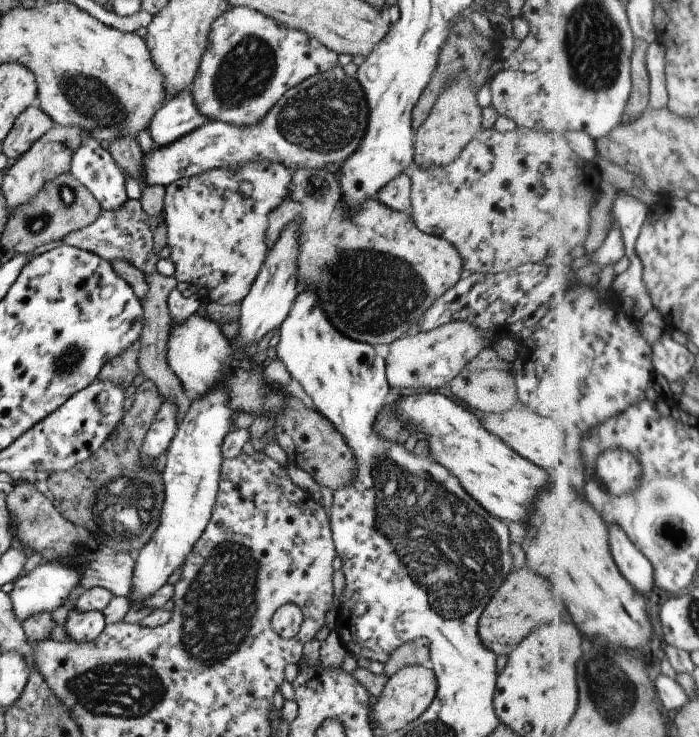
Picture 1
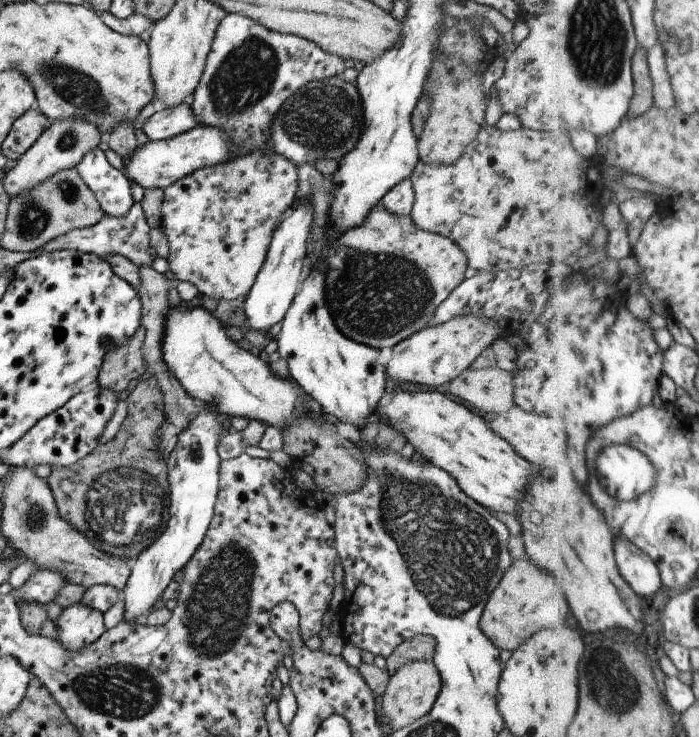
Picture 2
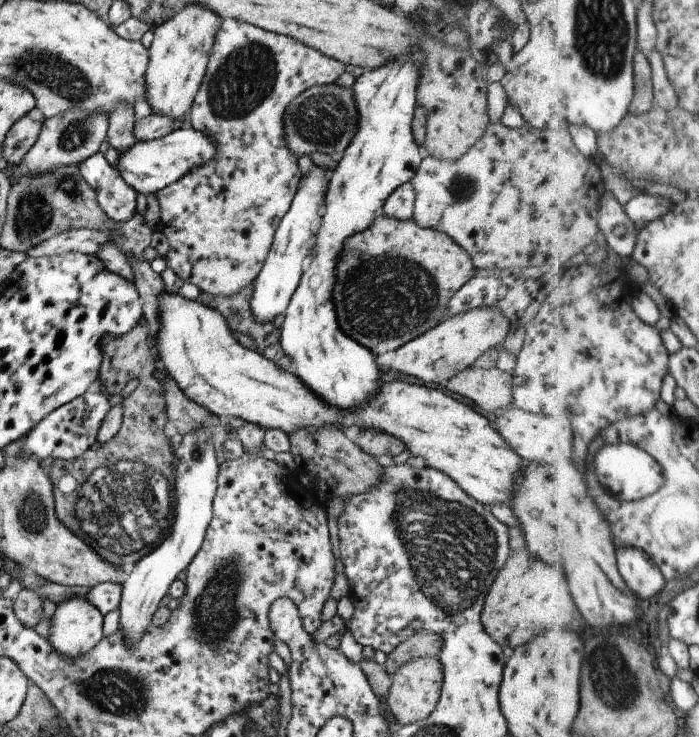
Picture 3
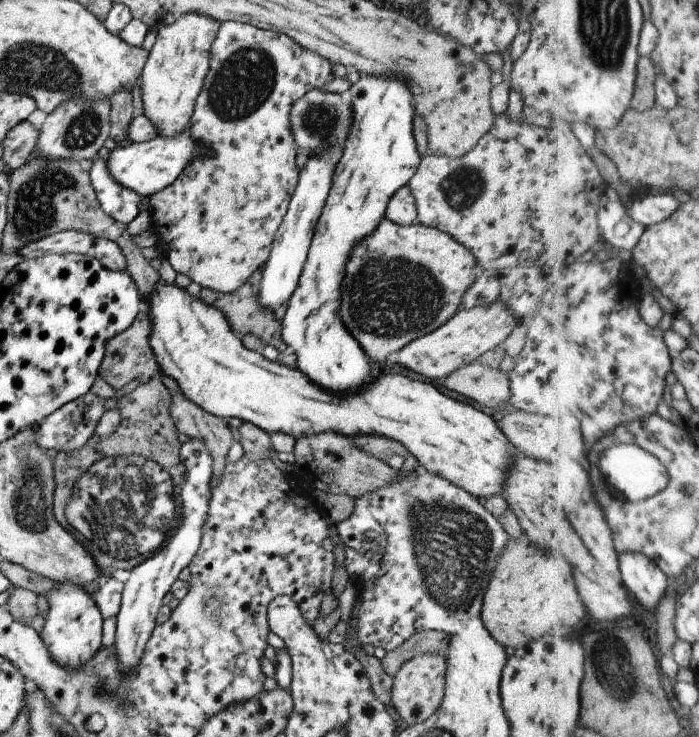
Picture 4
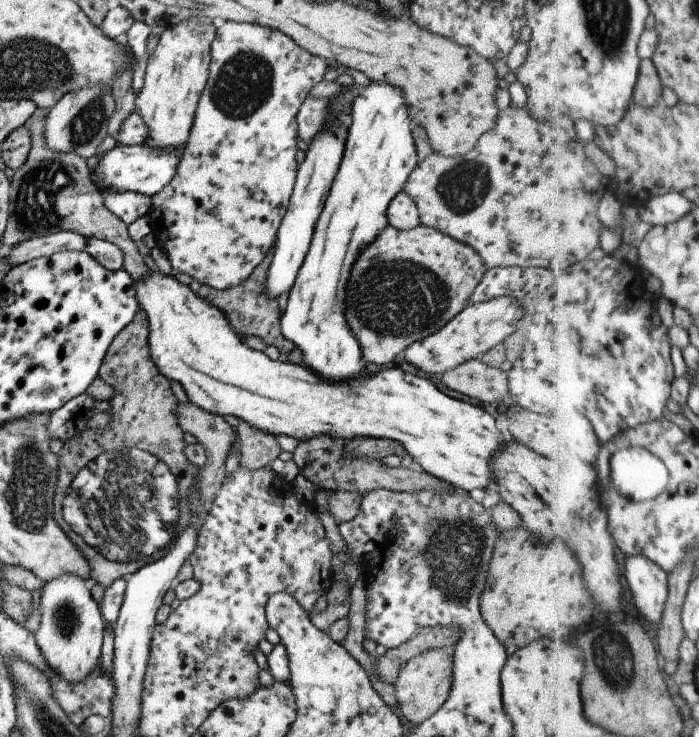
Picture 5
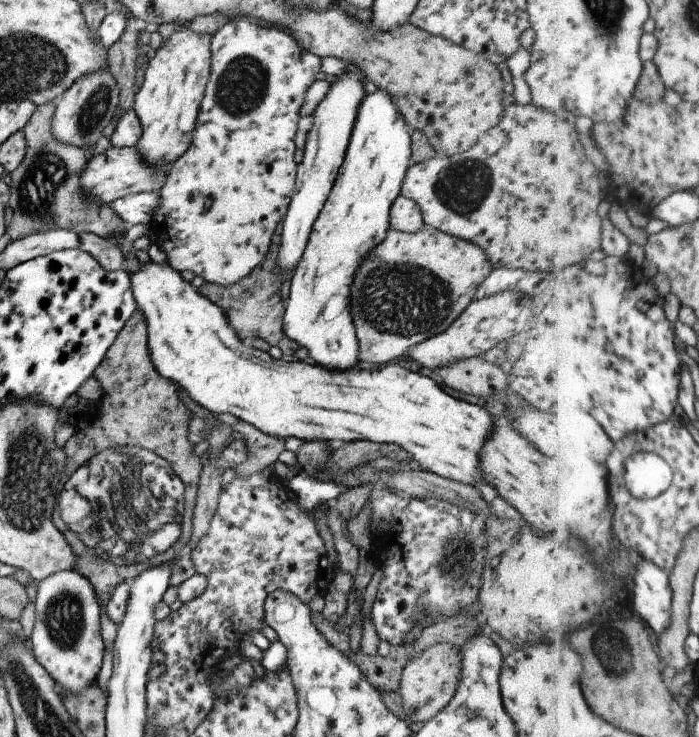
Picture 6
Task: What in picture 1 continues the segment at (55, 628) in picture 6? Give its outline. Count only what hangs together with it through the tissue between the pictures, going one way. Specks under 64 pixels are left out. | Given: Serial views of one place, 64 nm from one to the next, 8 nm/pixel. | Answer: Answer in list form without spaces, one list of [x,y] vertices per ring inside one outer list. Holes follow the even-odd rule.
[[[73,608],[69,611],[70,614],[64,623],[68,641],[93,641],[106,628],[102,611],[78,612]]]

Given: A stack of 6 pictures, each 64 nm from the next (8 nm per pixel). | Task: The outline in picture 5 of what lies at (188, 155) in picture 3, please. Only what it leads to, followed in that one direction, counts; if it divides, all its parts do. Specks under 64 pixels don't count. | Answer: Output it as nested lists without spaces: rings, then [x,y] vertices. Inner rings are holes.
[[[144,143],[136,146],[116,144],[114,148],[91,162],[90,178],[98,190],[108,188],[108,192],[135,192],[153,197],[172,182],[182,156],[181,152],[181,148],[162,150]]]

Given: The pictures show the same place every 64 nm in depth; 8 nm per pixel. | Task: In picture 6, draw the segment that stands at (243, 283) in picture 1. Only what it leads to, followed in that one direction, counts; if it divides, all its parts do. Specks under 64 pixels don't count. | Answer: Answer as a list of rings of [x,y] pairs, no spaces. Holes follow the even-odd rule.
[[[244,20],[228,22],[214,34],[211,38],[211,73],[210,80],[206,85],[204,96],[200,103],[200,112],[196,120],[196,130],[194,138],[190,143],[190,148],[172,164],[168,172],[168,178],[164,186],[160,189],[160,200],[158,208],[149,222],[150,234],[155,237],[156,243],[161,250],[166,253],[166,261],[179,273],[194,272],[195,276],[200,276],[206,283],[214,283],[221,287],[230,286],[241,281],[245,276],[250,276],[258,265],[264,262],[268,252],[270,252],[271,240],[276,226],[280,224],[286,216],[292,193],[295,187],[295,176],[297,164],[294,161],[294,136],[298,130],[298,120],[300,120],[300,108],[304,104],[306,90],[316,80],[316,74],[320,71],[320,57],[308,51],[302,50],[301,45],[291,36],[278,30],[278,28],[259,26]]]

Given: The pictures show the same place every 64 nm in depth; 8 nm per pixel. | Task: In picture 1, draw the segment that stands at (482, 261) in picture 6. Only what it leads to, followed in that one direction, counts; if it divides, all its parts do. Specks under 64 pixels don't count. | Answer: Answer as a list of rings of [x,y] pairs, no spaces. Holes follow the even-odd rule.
[[[299,168],[296,172],[293,172],[293,185],[290,186],[290,194],[284,198],[284,202],[274,208],[270,212],[270,218],[268,218],[268,232],[266,232],[266,243],[268,247],[272,247],[272,244],[280,238],[282,230],[290,224],[290,222],[296,222],[300,220],[300,238],[298,238],[298,244],[300,244],[300,254],[298,254],[298,272],[296,273],[296,280],[298,280],[299,289],[304,290],[306,286],[314,286],[316,294],[318,294],[318,300],[320,304],[324,306],[324,314],[328,316],[330,322],[337,328],[340,333],[352,340],[357,340],[363,343],[371,344],[372,346],[377,344],[392,344],[395,340],[400,337],[411,334],[413,331],[418,329],[418,322],[422,318],[422,314],[426,310],[430,310],[432,302],[446,294],[454,284],[458,284],[462,277],[467,273],[462,268],[462,258],[458,254],[458,250],[450,244],[445,238],[432,233],[425,233],[420,230],[416,224],[414,224],[413,218],[408,212],[398,212],[397,210],[390,210],[389,206],[384,206],[381,202],[378,202],[375,198],[372,200],[366,200],[362,202],[362,206],[354,212],[354,216],[348,216],[348,210],[345,209],[344,200],[342,200],[342,192],[340,192],[340,182],[338,182],[338,177],[334,173],[328,172],[328,170],[314,170],[308,168]]]

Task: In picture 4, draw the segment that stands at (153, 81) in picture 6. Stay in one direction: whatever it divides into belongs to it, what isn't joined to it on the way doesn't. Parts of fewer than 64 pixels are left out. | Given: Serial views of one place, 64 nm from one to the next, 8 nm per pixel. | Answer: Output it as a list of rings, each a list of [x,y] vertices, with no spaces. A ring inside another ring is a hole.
[[[184,14],[176,22],[168,24],[168,26],[158,27],[156,41],[151,50],[149,50],[149,55],[141,74],[141,99],[144,116],[158,128],[158,137],[174,138],[178,134],[188,132],[196,99],[202,92],[206,74],[210,70],[209,58],[211,55],[211,46],[220,25],[220,21],[208,18],[206,15]]]

